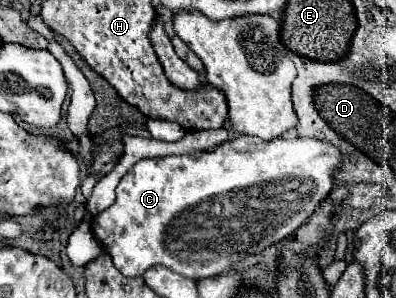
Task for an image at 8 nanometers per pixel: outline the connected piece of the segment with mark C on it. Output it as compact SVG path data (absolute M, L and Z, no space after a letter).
M249 135L225 141L213 151L141 159L119 181L115 203L93 217L93 233L125 277L139 277L149 267L163 265L199 281L231 269L249 255L261 253L303 225L317 209L317 203L333 189L333 175L339 163L341 153L317 139L277 137L263 141Z

